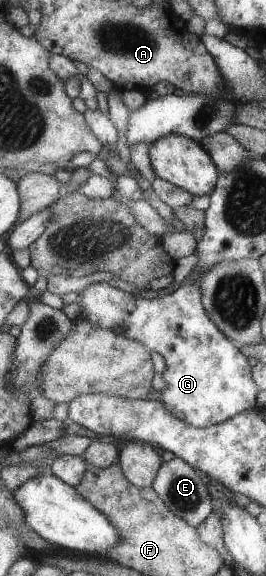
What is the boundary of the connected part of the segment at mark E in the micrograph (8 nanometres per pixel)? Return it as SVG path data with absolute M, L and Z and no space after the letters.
M182 457L172 460L165 460L162 464L153 488L158 491L159 497L165 501L167 507L179 515L181 519L186 519L193 527L201 525L211 513L213 513L213 497L209 491L210 479L193 465L189 465Z

